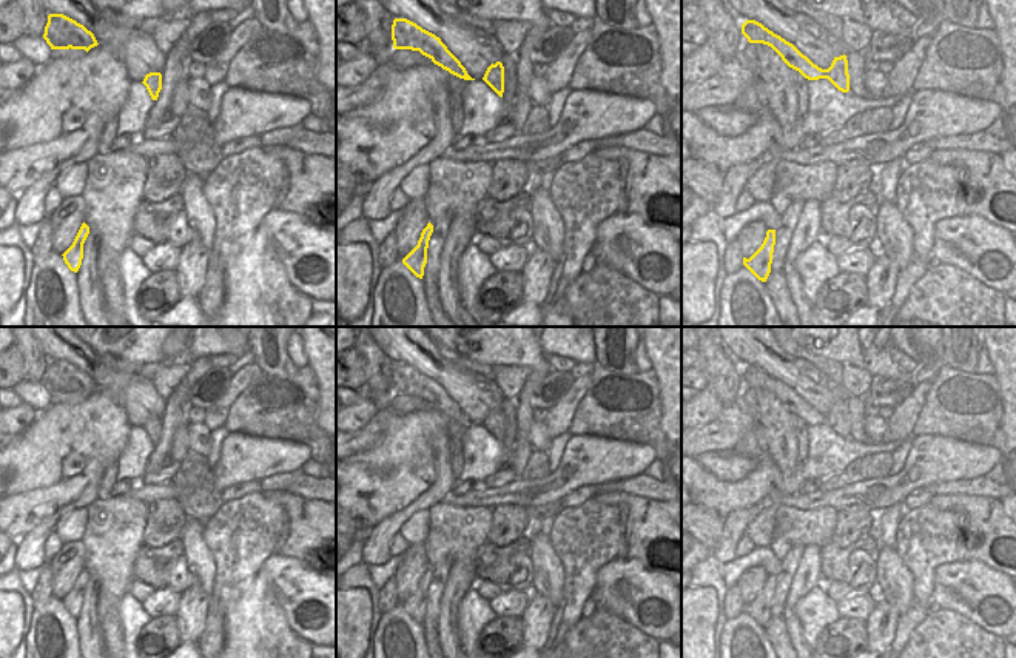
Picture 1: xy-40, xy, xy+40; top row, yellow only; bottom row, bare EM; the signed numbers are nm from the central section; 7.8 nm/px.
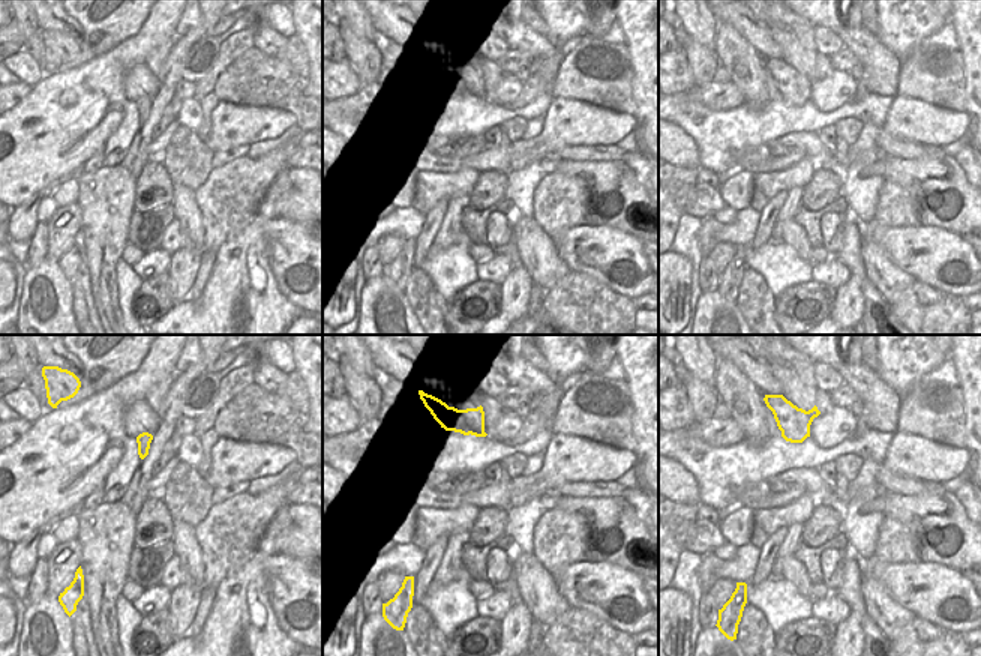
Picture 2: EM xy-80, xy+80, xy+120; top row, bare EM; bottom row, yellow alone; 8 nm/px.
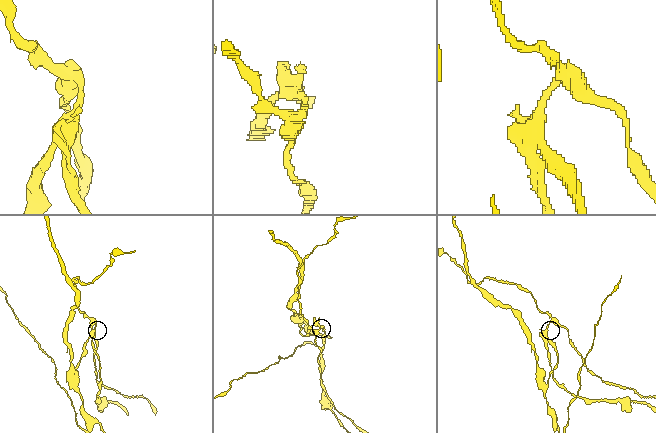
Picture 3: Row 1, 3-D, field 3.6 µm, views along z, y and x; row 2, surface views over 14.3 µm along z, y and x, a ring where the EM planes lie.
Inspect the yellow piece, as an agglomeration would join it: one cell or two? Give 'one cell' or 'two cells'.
two cells

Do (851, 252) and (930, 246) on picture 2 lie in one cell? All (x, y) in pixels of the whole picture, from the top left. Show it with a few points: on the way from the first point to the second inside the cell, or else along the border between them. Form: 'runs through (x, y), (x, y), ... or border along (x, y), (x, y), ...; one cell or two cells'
border along (849, 215), (854, 218), (861, 236); two cells

